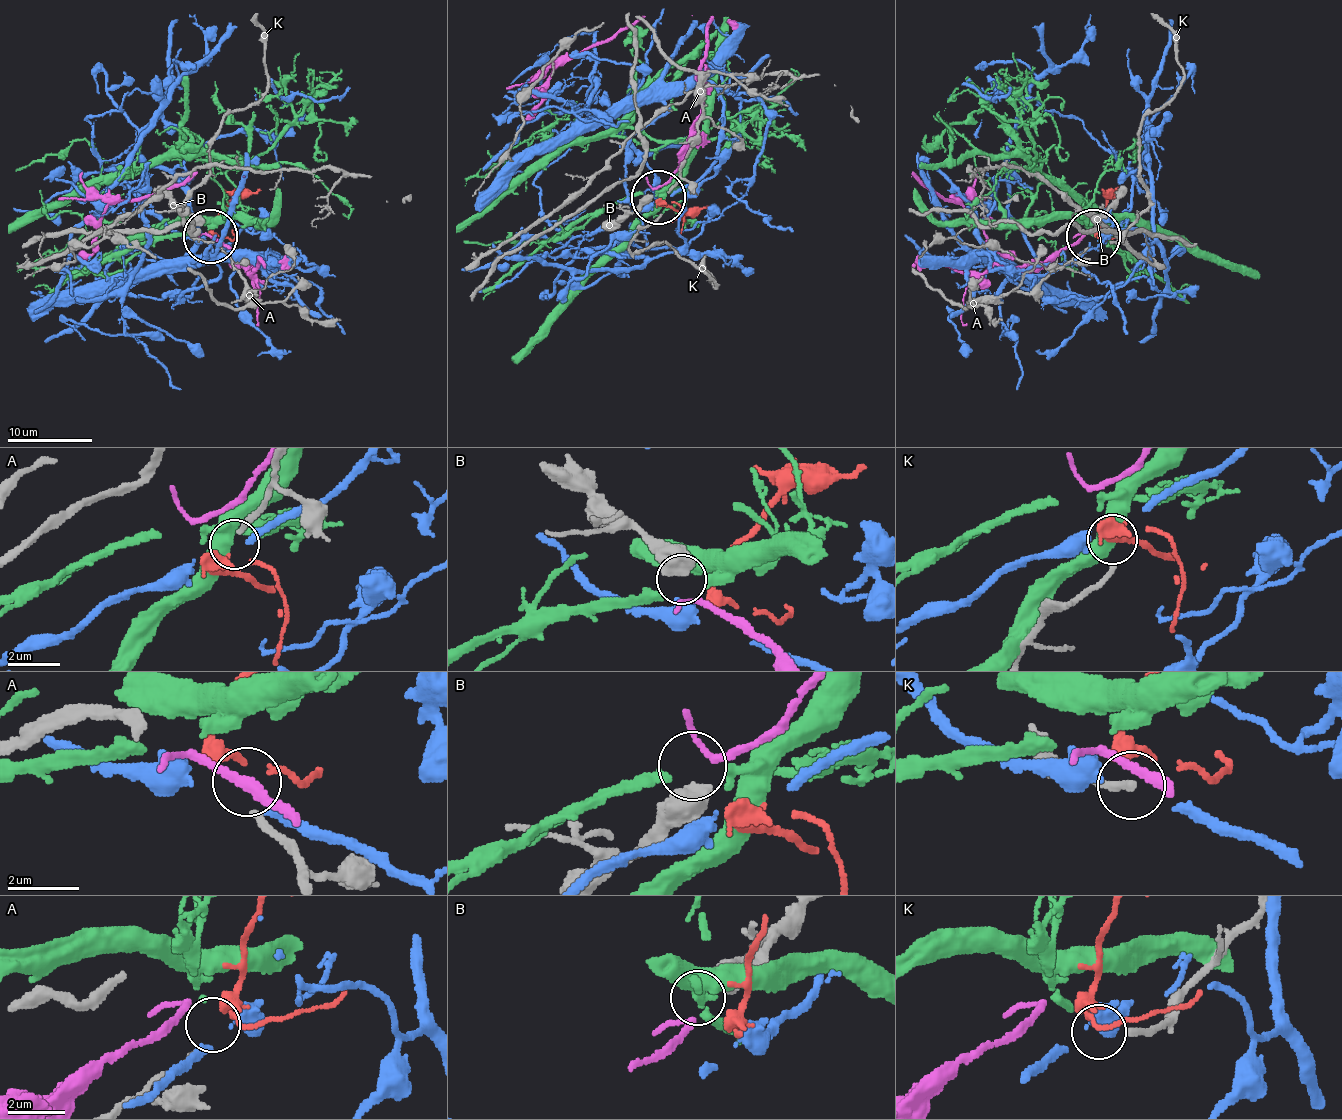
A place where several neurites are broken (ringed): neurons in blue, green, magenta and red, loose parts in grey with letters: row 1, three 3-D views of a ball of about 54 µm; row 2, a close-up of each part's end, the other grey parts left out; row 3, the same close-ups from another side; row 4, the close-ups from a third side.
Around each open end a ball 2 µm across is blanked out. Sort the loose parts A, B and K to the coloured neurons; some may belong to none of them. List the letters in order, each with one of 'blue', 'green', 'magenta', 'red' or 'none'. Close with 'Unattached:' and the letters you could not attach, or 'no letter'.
A: red
B: magenta
K: none
Unattached: K

